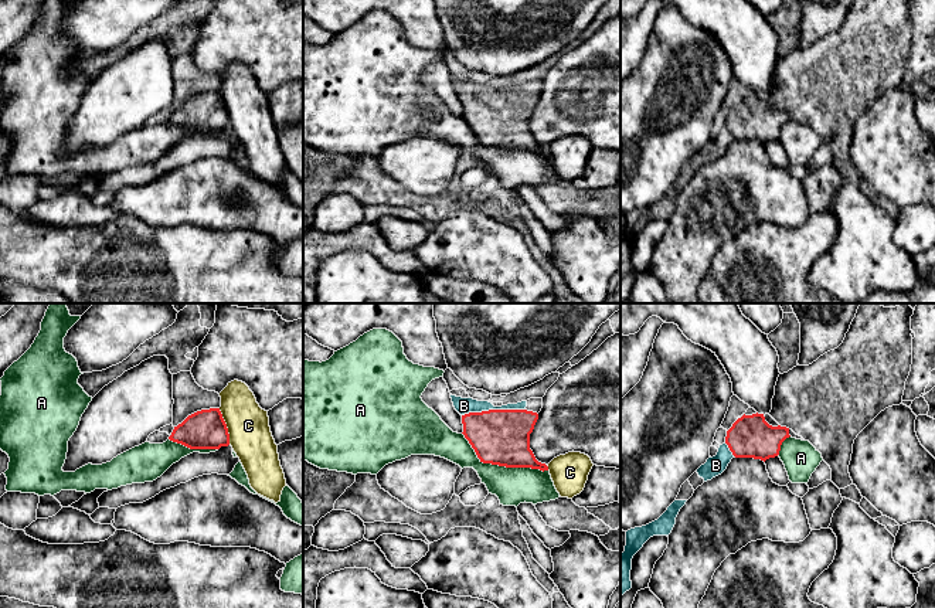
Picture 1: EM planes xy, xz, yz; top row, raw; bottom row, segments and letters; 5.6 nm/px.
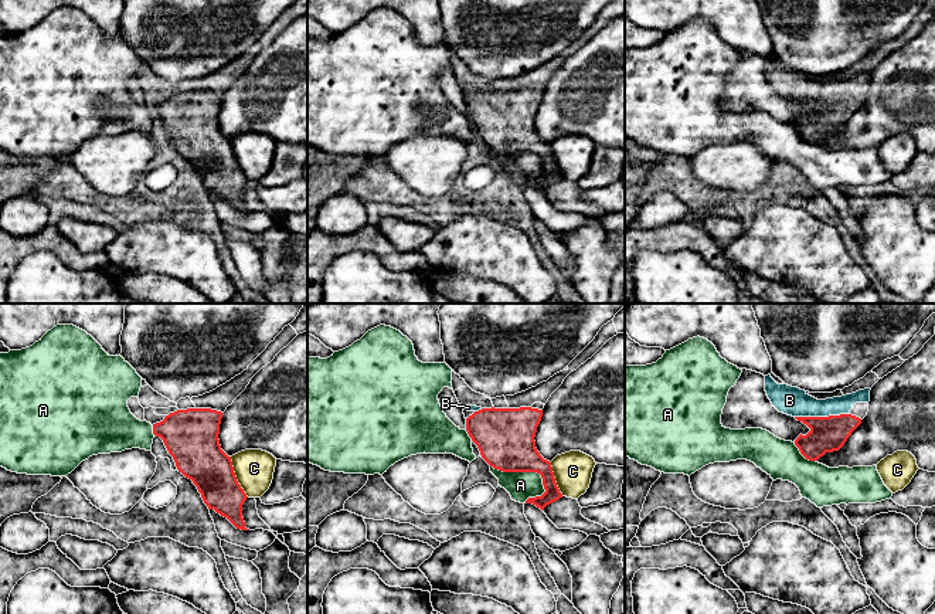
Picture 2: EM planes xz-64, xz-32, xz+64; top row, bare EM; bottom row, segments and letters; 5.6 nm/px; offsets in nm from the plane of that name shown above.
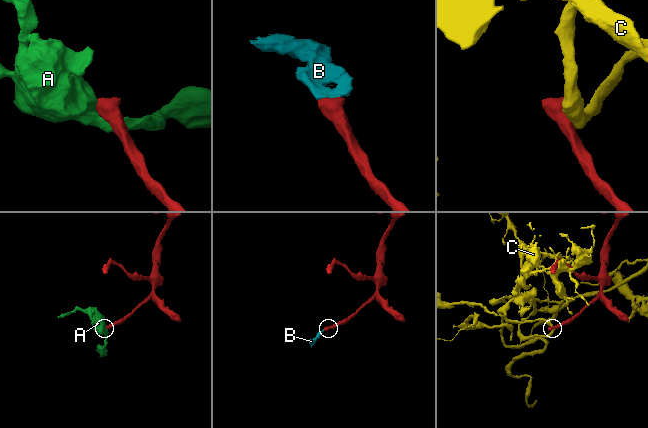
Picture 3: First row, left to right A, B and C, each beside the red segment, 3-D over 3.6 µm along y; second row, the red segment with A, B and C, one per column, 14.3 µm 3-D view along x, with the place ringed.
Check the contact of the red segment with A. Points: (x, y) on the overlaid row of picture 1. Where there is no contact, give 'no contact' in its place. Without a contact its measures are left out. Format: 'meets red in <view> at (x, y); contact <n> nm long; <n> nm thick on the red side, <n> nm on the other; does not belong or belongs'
meets red in xz at (500, 465); contact 550 nm long; 320 nm thick on the red side, 200 nm on the other; does not belong

